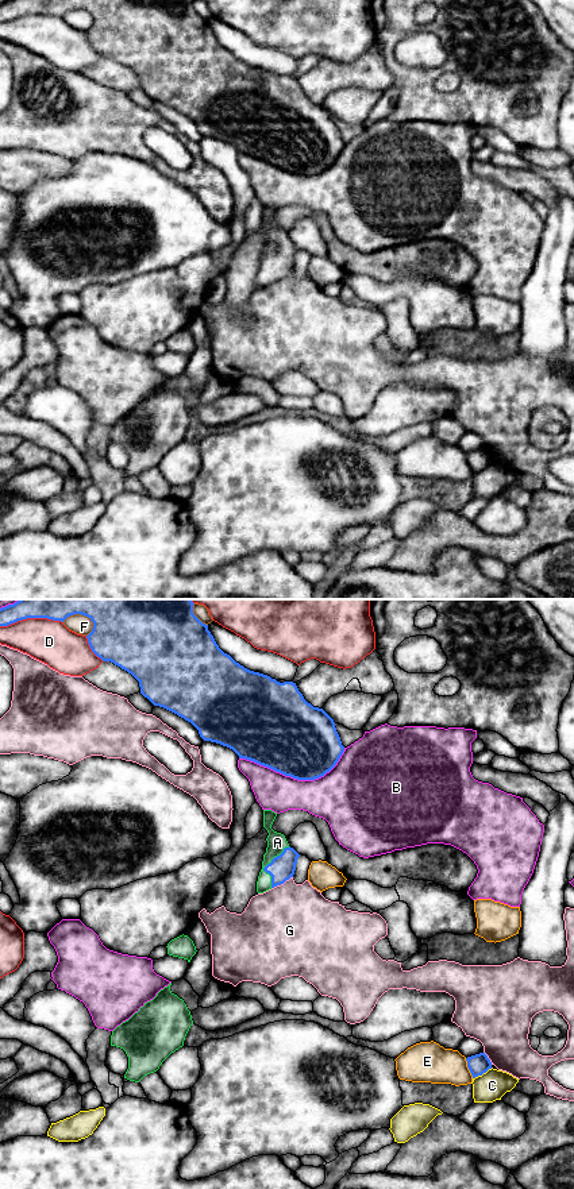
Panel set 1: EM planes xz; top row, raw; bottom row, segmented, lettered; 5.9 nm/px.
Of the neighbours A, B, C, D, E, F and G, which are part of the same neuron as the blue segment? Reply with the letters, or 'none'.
A

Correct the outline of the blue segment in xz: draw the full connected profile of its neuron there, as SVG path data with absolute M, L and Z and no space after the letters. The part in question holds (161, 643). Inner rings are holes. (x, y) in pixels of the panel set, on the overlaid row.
M19 599L14 605L0 609L0 626L8 626L27 618L47 618L63 622L68 617L74 614L85 615L93 622L93 629L86 636L92 652L103 661L111 661L131 673L139 682L140 694L145 698L147 698L154 706L163 707L190 722L199 730L199 734L204 741L227 746L232 749L239 758L254 761L297 780L315 780L330 772L344 752L344 746L342 745L340 737L336 731L334 719L323 709L313 707L308 703L298 691L296 683L280 683L267 675L250 671L236 663L230 655L224 653L208 630L208 625L203 624L193 614L193 605L194 603L190 599Z

